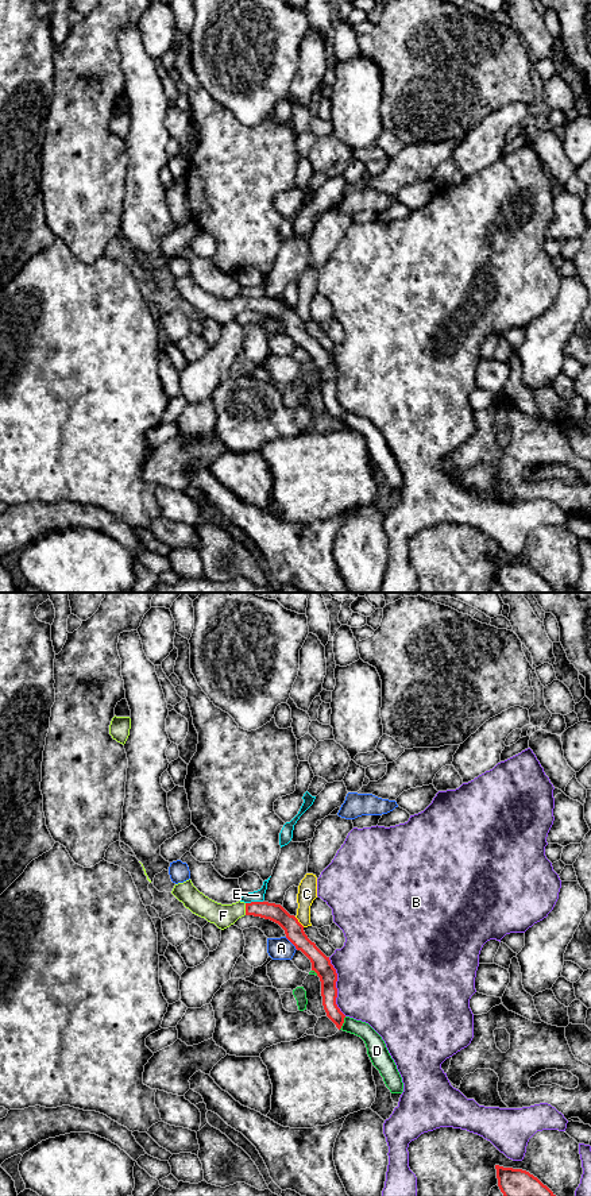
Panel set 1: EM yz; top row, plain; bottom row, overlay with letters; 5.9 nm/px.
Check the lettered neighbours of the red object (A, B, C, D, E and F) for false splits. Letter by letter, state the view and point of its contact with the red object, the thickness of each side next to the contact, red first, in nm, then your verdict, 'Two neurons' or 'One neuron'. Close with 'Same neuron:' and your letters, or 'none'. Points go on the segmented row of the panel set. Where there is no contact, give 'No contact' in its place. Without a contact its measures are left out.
A: Touches red at yz (292, 942). Thickness 110 nm (red) against 130 nm. Two neurons
B: Touches red at yz (335, 987). Thickness 110 nm (red) against 480 nm. Two neurons
C: Touches red at yz (298, 922). Thickness 110 nm (red) against 110 nm. Two neurons
D: Touches red at yz (343, 1022). Thickness 100 nm (red) against 110 nm. Two neurons
E: Touches red at yz (254, 902). Thickness 110 nm (red) against 70 nm. Two neurons
F: Touches red at yz (246, 909). Thickness 110 nm (red) against 140 nm. One neuron
Same neuron: F

